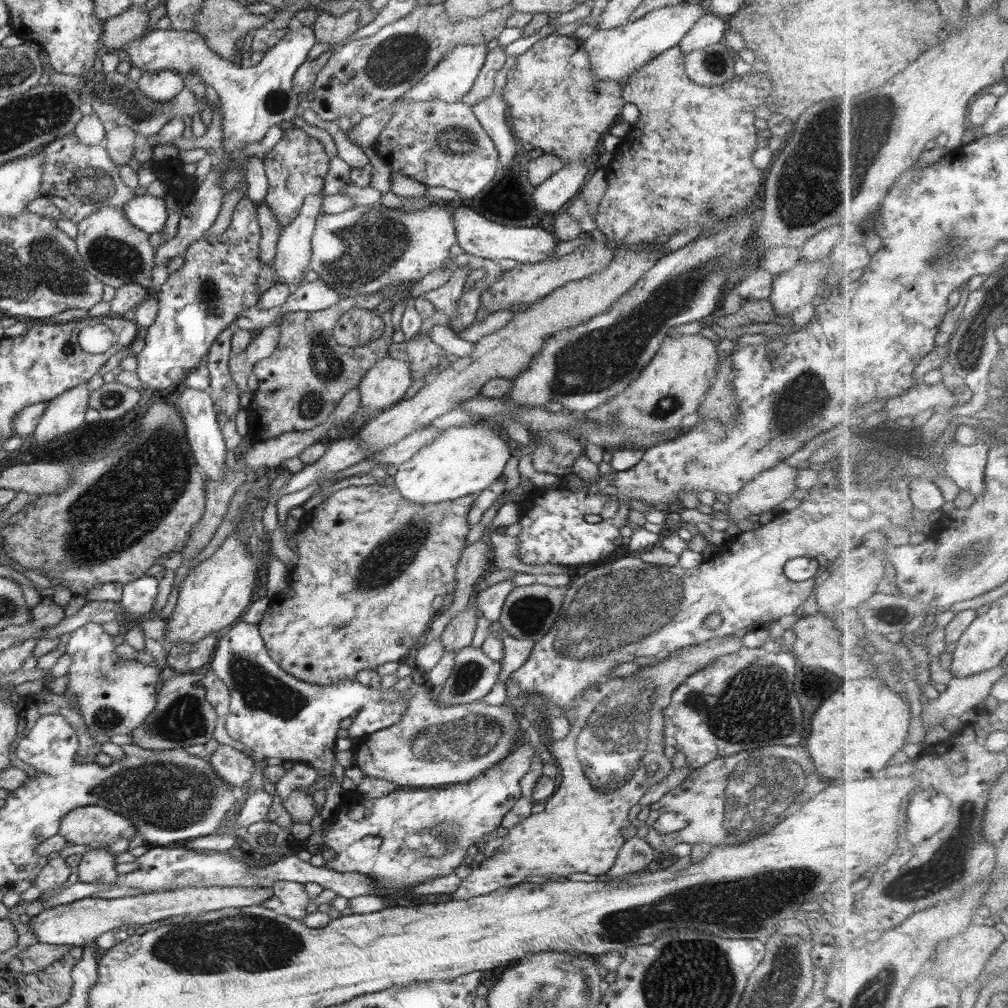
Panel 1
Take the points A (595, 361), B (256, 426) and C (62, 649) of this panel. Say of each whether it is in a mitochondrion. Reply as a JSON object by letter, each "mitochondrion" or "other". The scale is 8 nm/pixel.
{"A":"mitochondrion","B":"other","C":"other"}

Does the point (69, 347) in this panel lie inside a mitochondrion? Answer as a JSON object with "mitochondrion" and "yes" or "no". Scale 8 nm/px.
{"mitochondrion":"no"}

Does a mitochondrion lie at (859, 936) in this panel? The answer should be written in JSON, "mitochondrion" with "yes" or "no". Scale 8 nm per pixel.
{"mitochondrion":"no"}

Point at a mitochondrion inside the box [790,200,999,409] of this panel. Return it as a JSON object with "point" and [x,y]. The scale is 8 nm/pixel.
{"point":[968,352]}

